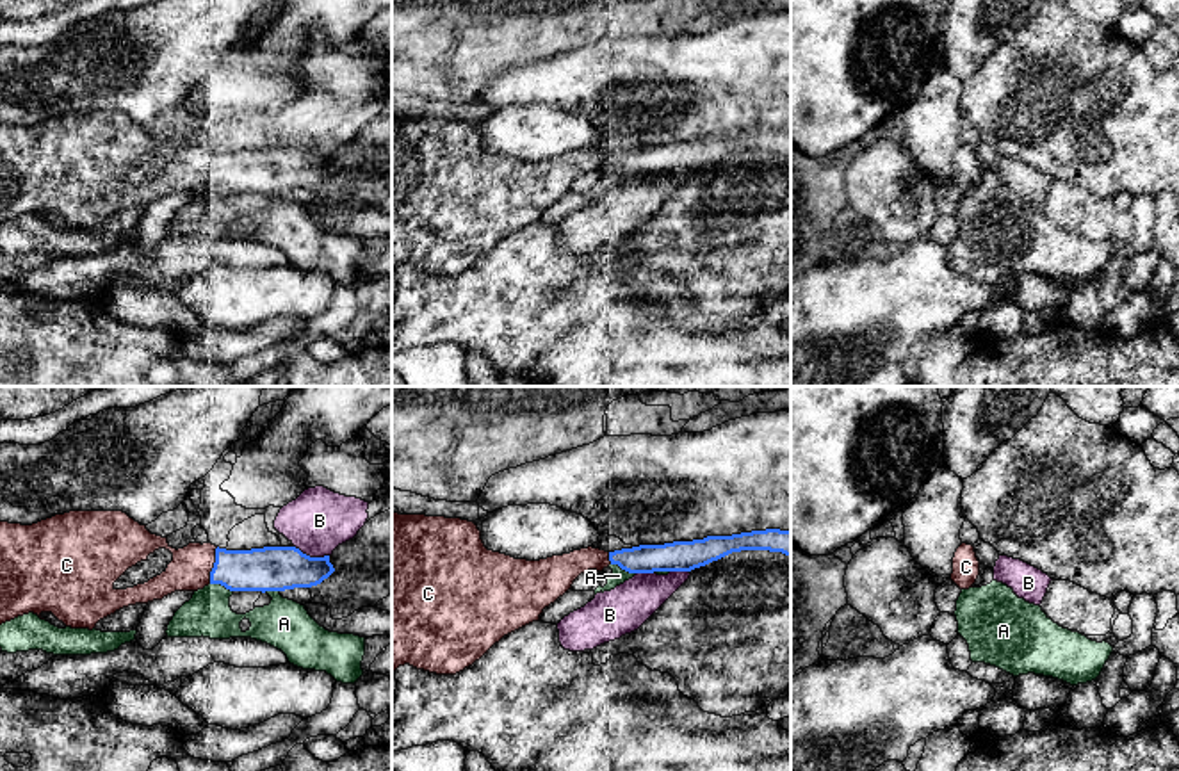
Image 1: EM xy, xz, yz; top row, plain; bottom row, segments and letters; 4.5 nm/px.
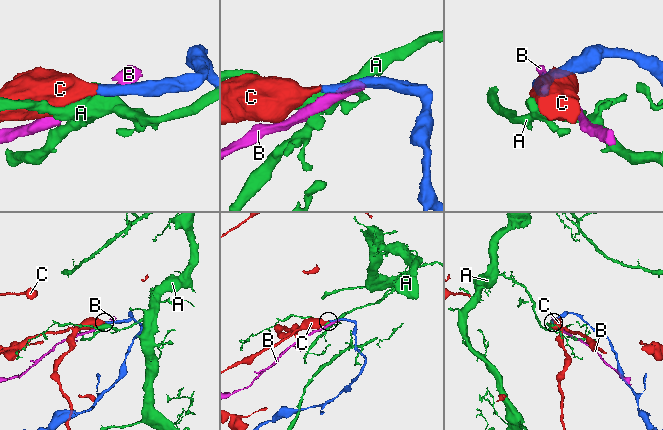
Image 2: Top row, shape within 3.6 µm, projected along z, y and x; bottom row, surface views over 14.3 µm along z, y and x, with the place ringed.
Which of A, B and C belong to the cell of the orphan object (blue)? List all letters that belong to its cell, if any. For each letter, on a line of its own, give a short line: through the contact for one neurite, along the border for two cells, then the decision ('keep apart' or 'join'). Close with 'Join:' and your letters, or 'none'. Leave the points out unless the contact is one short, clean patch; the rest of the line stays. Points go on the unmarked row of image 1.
A: line xz (611, 164), (634, 175); keep apart
B: keep apart
C: join
Join: C

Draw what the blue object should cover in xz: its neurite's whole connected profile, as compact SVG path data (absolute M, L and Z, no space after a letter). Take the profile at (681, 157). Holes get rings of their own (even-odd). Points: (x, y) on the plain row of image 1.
M392 112L392 272L404 265L436 276L463 272L504 237L538 223L543 210L588 171L618 166L629 174L691 173L741 151L791 157L791 132L766 130L614 153L588 148L527 162L488 151L474 123Z

